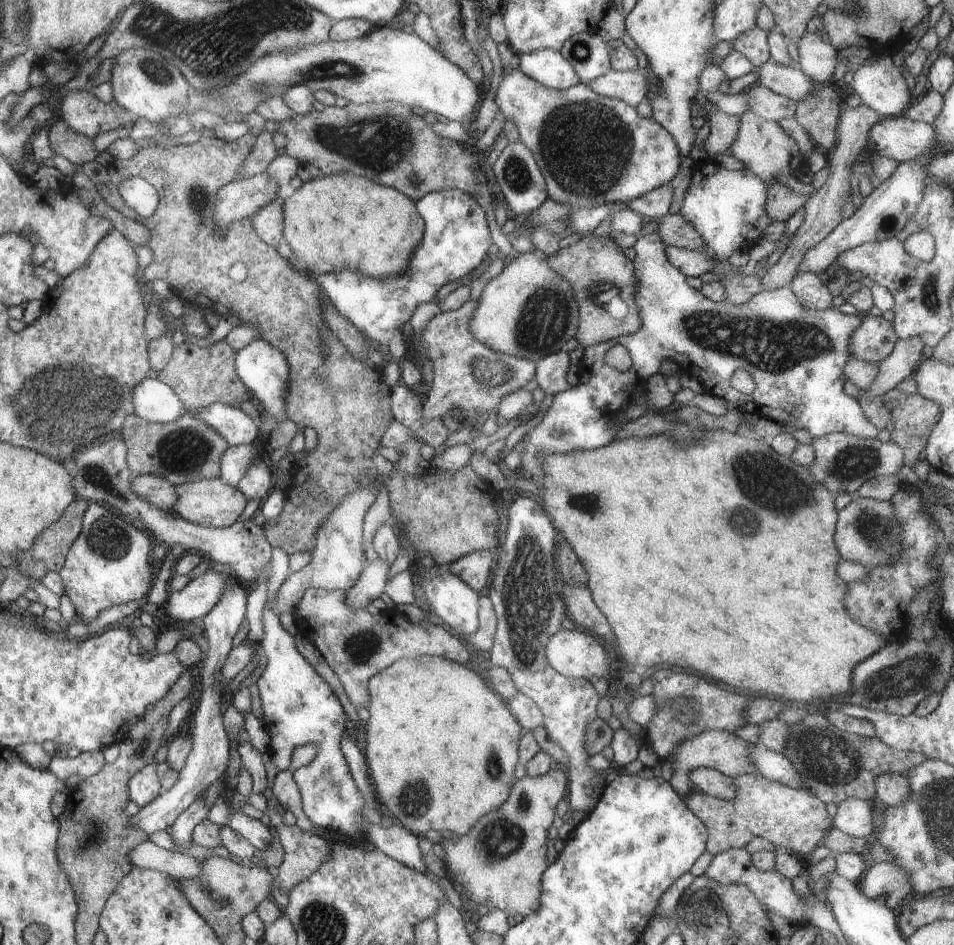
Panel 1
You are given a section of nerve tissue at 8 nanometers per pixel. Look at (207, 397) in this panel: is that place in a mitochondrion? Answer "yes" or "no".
no

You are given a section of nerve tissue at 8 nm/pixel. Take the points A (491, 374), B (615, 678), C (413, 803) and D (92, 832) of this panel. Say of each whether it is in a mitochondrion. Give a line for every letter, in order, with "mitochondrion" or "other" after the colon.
A: mitochondrion
B: other
C: mitochondrion
D: mitochondrion

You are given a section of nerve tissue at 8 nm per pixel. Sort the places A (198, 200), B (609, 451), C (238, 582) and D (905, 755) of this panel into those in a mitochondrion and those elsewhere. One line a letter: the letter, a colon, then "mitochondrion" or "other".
A: mitochondrion
B: other
C: other
D: other

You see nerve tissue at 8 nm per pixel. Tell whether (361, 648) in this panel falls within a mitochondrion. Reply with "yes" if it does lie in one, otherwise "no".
yes

